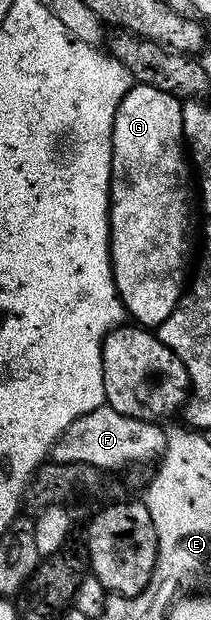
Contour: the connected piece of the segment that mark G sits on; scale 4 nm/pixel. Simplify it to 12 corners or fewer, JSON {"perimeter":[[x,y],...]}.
{"perimeter":[[135,83],[116,110],[110,263],[157,326],[190,244],[183,101]]}

